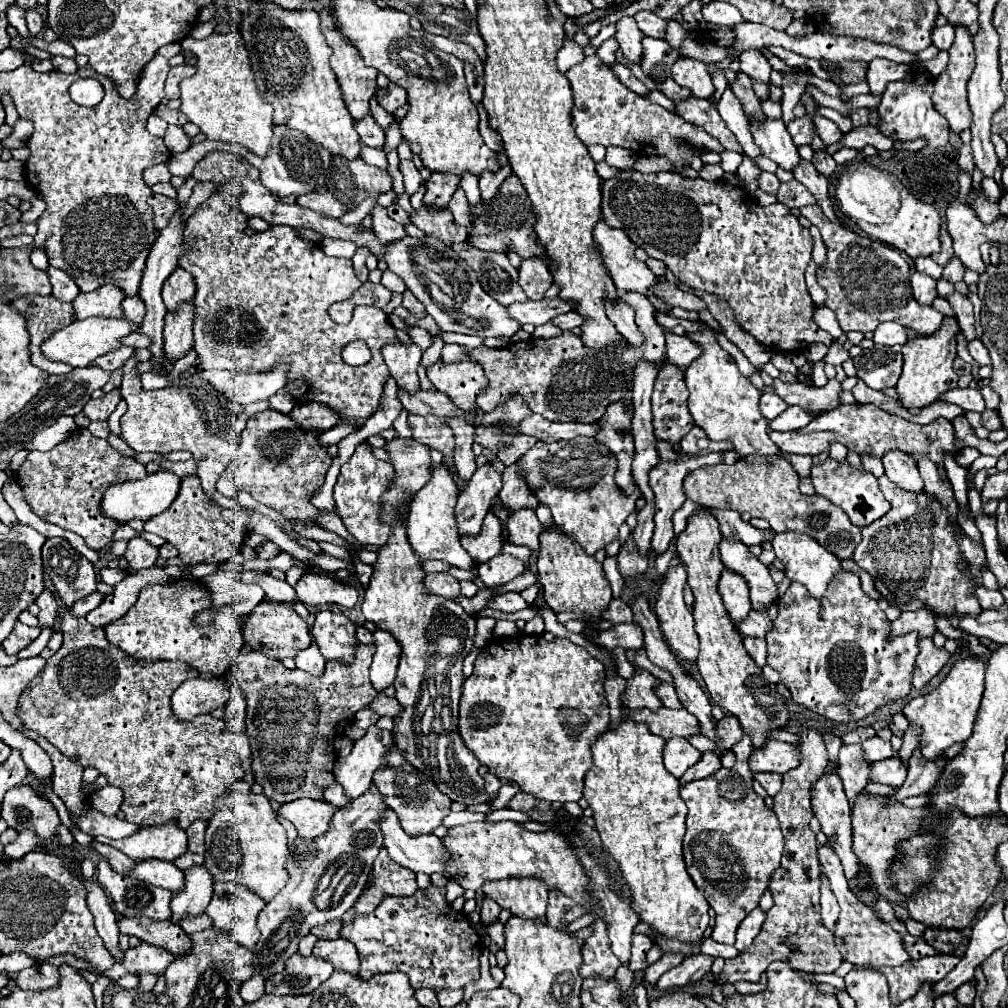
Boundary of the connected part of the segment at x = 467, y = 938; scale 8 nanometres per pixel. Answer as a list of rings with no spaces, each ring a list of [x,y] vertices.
[[[433,885],[427,891],[417,891],[411,897],[385,896],[378,905],[379,909],[369,915],[360,915],[349,925],[343,925],[341,937],[355,943],[361,957],[361,979],[369,979],[375,973],[401,971],[409,977],[411,987],[417,989],[461,989],[465,983],[475,981],[479,977],[479,955],[481,955],[481,937],[475,933],[465,913],[453,911],[445,901],[445,889],[437,889]]]

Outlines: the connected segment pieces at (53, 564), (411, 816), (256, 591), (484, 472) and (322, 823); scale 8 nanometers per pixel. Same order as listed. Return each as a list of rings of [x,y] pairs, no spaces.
[[[51,537],[43,545],[43,571],[53,581],[63,603],[75,603],[97,591],[93,563],[65,537]]]
[[[403,763],[401,767],[395,767],[395,769],[385,767],[373,775],[373,781],[383,793],[385,803],[397,813],[403,829],[409,835],[433,833],[435,827],[443,823],[445,815],[451,813],[451,799],[439,791],[437,783],[431,777],[415,769],[411,763]]]
[[[215,571],[209,577],[203,577],[203,585],[211,589],[211,599],[215,607],[219,605],[233,605],[237,613],[251,613],[255,605],[263,601],[263,589],[255,583],[241,583],[229,571]]]
[[[481,467],[469,479],[467,487],[459,495],[455,507],[455,519],[461,537],[475,537],[481,531],[483,517],[491,509],[493,499],[501,489],[501,475],[493,467]]]
[[[295,799],[291,803],[283,803],[277,811],[279,817],[285,817],[295,825],[297,835],[305,841],[311,841],[319,833],[325,833],[333,813],[335,807],[319,799]]]

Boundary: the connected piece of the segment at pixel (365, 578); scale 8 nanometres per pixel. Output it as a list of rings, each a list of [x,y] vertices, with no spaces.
[[[350,544],[345,547],[349,549],[349,552],[353,557],[354,567],[356,571],[355,574],[365,590],[369,585],[370,578],[373,573],[373,567],[371,565],[362,564],[356,551],[351,547]]]

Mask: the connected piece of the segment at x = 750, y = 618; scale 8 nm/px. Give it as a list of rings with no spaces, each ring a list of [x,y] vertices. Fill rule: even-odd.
[[[751,611],[747,615],[747,621],[739,625],[743,637],[755,637],[755,639],[765,639],[771,629],[773,629],[773,621],[767,617],[767,613],[755,613],[755,611]]]

